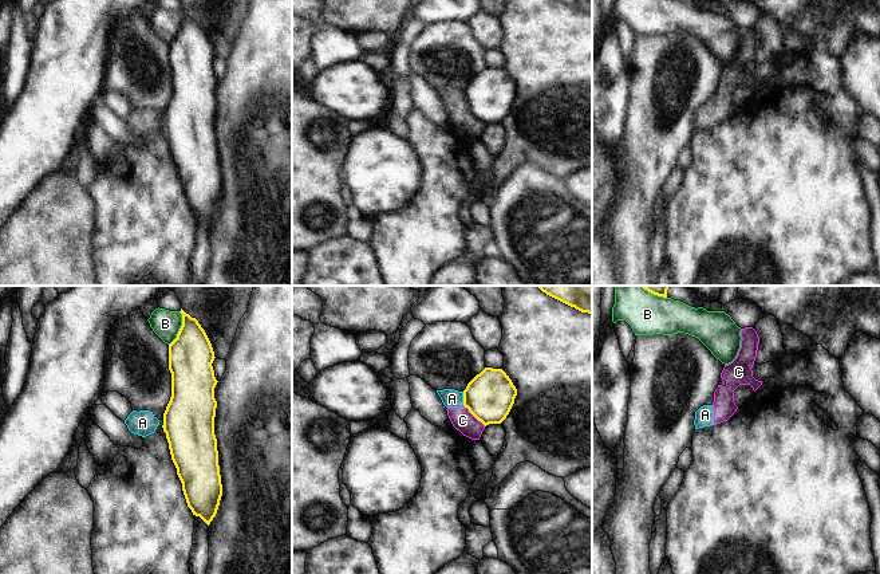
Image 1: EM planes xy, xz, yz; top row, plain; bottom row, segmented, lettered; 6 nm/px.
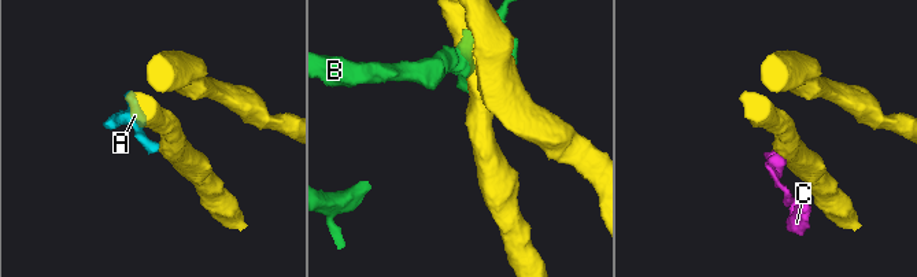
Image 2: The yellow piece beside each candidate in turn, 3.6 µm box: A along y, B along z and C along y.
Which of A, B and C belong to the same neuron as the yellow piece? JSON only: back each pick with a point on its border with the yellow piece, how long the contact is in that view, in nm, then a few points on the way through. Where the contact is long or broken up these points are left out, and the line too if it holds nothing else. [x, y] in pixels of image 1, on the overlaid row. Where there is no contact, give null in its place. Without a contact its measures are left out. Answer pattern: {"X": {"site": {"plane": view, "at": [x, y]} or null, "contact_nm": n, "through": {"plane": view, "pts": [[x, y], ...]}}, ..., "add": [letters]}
{"add": []}

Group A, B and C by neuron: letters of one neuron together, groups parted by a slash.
A C / B

